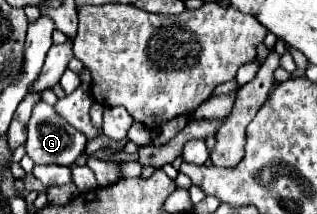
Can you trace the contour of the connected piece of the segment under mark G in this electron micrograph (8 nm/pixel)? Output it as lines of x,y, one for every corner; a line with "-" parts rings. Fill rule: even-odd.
43,100
35,104
29,124
27,124
29,136
25,142
25,152
29,154
29,158
35,164
73,164
77,156
81,156
85,152
85,144
87,138
83,138
83,134
79,134
71,124
67,124
51,104
45,104

